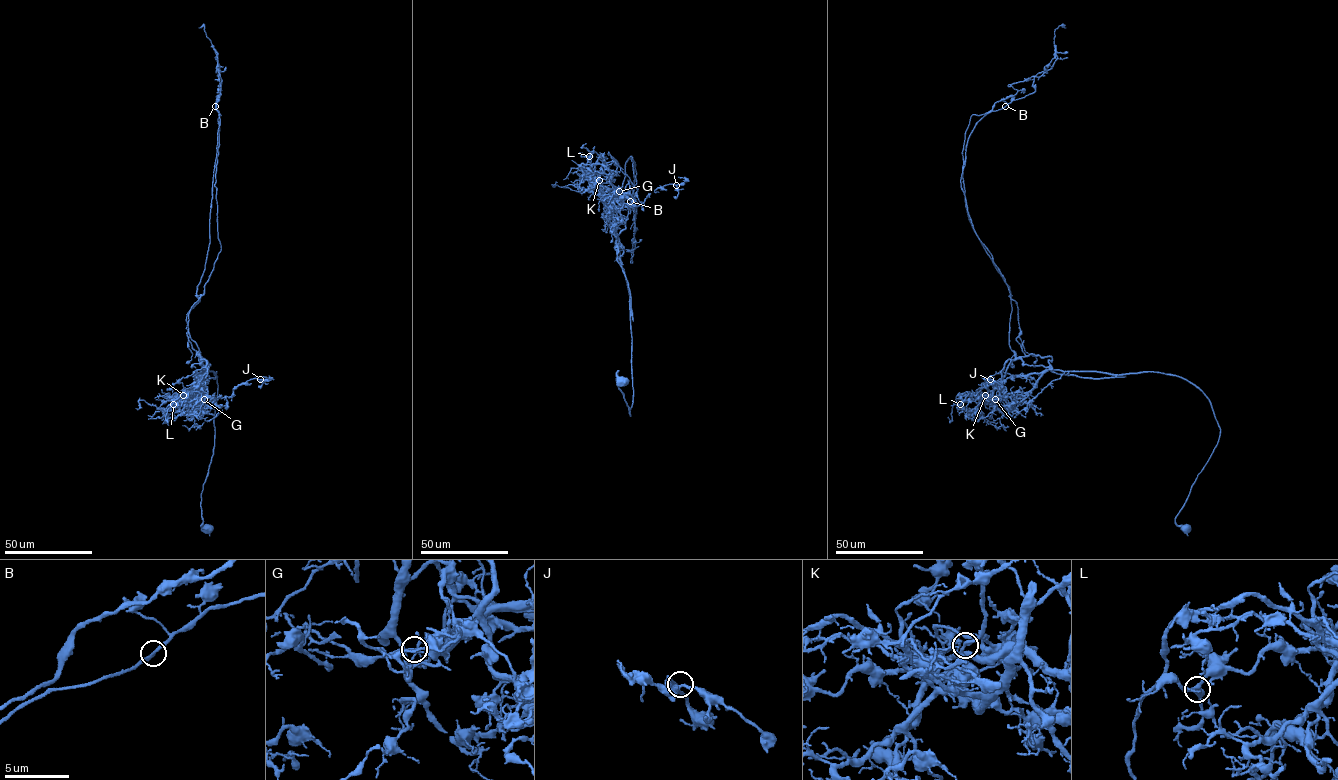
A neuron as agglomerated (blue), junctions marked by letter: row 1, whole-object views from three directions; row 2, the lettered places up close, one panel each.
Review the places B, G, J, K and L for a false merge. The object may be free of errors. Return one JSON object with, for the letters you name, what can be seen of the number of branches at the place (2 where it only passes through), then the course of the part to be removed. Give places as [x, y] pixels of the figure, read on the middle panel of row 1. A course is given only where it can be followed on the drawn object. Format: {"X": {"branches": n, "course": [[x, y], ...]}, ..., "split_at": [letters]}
{"K": {"branches": 2, "course": [[599, 180], [589, 187], [623, 196], [615, 220], [602, 214], [615, 210], [632, 158], [634, 240], [614, 261]]}, "split_at": ["K"]}

